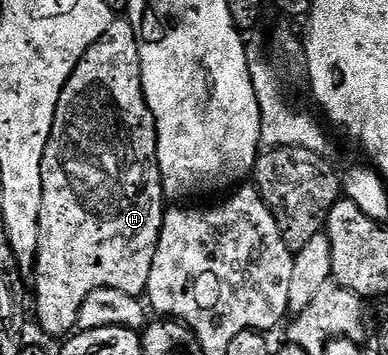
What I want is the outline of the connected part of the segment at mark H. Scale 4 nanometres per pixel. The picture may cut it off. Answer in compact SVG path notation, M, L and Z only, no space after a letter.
M115 19L97 42L79 59L71 79L63 87L59 95L59 107L55 107L55 123L51 127L51 135L47 139L47 151L43 151L43 201L39 207L39 247L35 262L37 273L37 321L45 333L53 337L65 339L77 329L79 307L83 307L83 299L91 295L91 291L114 289L123 291L132 297L141 297L147 287L147 279L151 275L151 263L155 259L155 251L161 234L161 224L167 212L165 189L161 185L161 172L157 162L157 124L143 91L141 82L141 60L137 36L128 19Z

